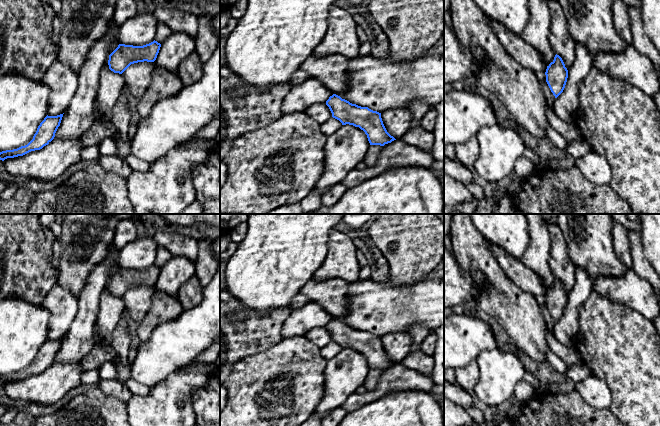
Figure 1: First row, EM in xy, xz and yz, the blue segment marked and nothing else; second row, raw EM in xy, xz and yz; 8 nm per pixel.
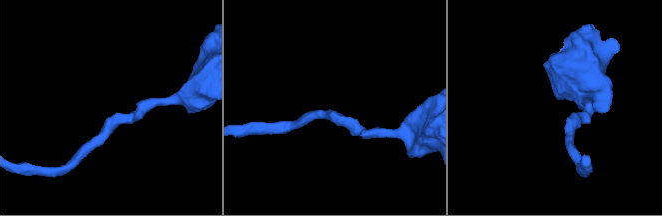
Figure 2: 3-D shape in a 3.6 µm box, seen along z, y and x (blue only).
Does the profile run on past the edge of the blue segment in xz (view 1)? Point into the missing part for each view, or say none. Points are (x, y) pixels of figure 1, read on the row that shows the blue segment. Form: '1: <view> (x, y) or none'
1: none

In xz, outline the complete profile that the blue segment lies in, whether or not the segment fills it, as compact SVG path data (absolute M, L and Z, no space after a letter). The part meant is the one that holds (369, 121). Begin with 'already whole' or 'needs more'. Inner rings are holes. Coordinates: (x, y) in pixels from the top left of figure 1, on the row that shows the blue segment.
already whole; M336 94L329 97L326 105L329 107L332 117L339 120L342 125L349 124L363 130L370 145L384 146L396 140L387 132L381 113L368 107L352 104Z

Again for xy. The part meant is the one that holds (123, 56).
already whole; M153 41L143 46L119 44L109 55L109 69L114 73L122 74L131 64L138 62L154 62L159 53L161 44Z

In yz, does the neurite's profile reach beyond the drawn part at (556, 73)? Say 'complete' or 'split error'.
complete

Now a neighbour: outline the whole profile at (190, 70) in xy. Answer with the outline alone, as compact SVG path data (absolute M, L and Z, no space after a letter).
M193 51L185 57L180 62L176 74L183 86L191 85L200 80L203 75L203 65L201 64L199 55Z

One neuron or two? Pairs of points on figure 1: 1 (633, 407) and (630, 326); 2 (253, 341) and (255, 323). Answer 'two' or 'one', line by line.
1: one
2: one

